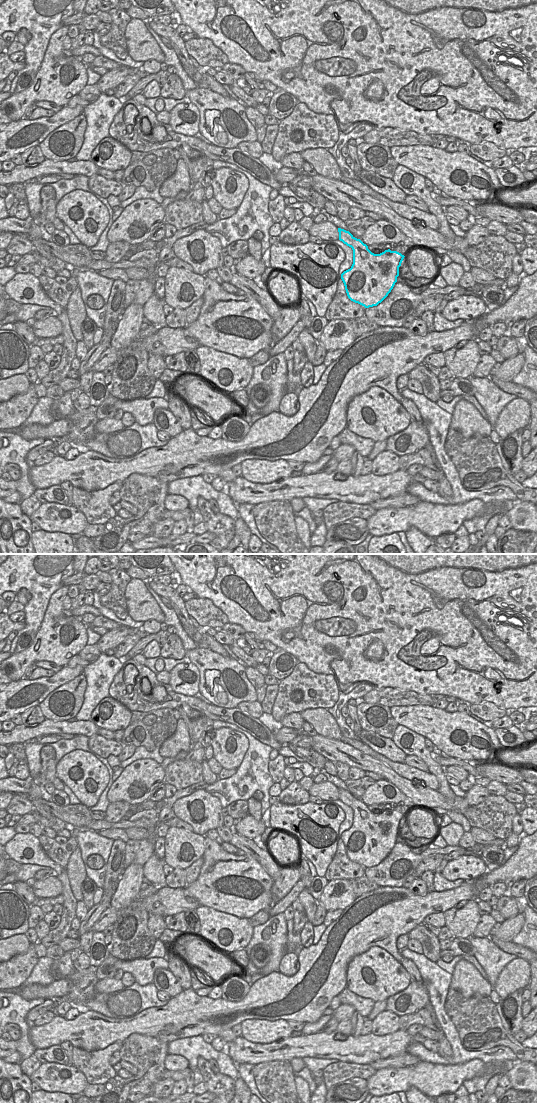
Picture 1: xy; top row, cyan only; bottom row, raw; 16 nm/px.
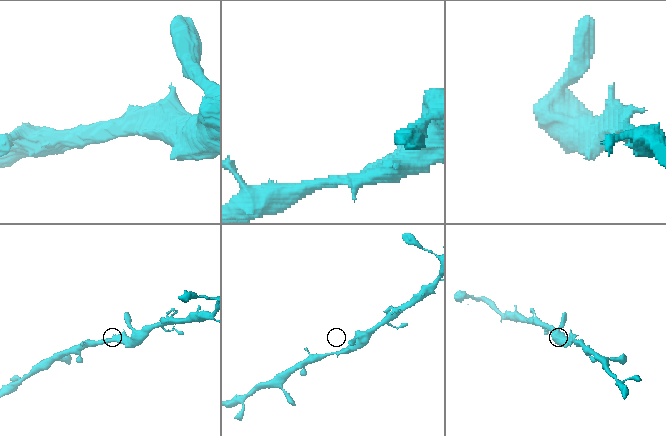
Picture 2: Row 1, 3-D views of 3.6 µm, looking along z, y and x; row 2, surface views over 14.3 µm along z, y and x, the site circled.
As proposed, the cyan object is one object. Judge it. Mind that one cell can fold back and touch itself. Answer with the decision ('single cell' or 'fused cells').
single cell

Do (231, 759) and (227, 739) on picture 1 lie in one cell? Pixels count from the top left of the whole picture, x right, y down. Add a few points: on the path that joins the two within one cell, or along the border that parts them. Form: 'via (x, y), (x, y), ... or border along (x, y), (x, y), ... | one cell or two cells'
via (231, 754), (228, 744) | one cell

